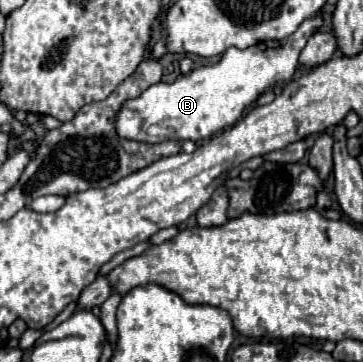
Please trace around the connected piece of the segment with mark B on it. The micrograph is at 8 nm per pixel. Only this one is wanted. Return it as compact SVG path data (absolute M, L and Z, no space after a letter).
M322 16L308 18L300 28L274 44L256 44L252 48L228 48L220 62L212 66L200 66L188 74L176 76L174 82L156 82L140 96L122 104L116 114L114 128L124 140L136 140L146 144L158 144L168 140L206 140L224 128L230 128L244 116L244 112L264 94L268 88L286 84L294 78L298 56L306 46L312 32L322 26Z

